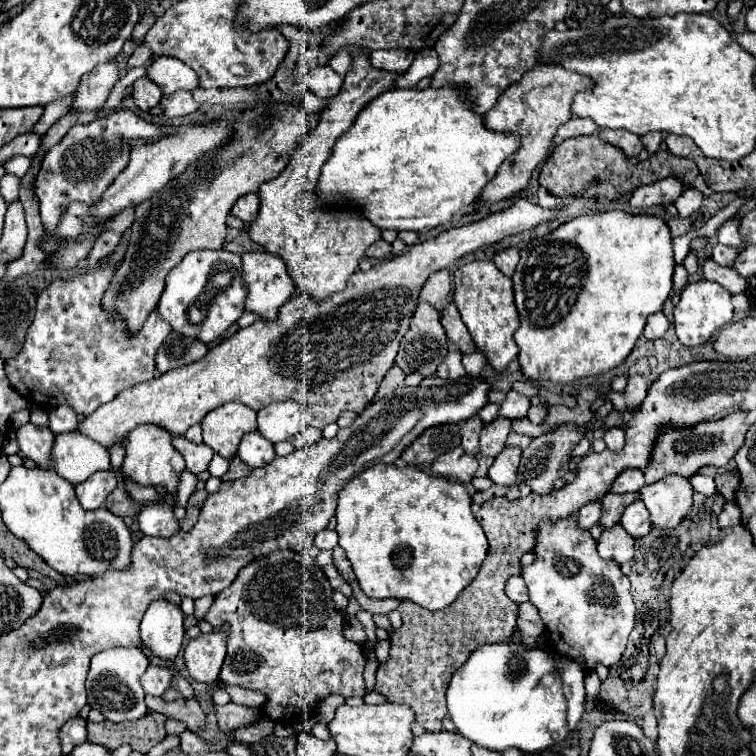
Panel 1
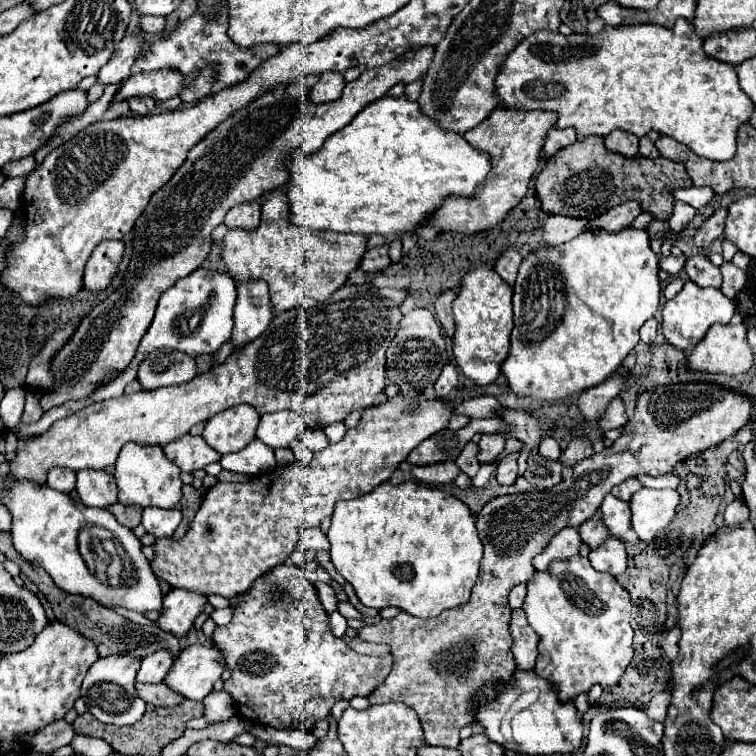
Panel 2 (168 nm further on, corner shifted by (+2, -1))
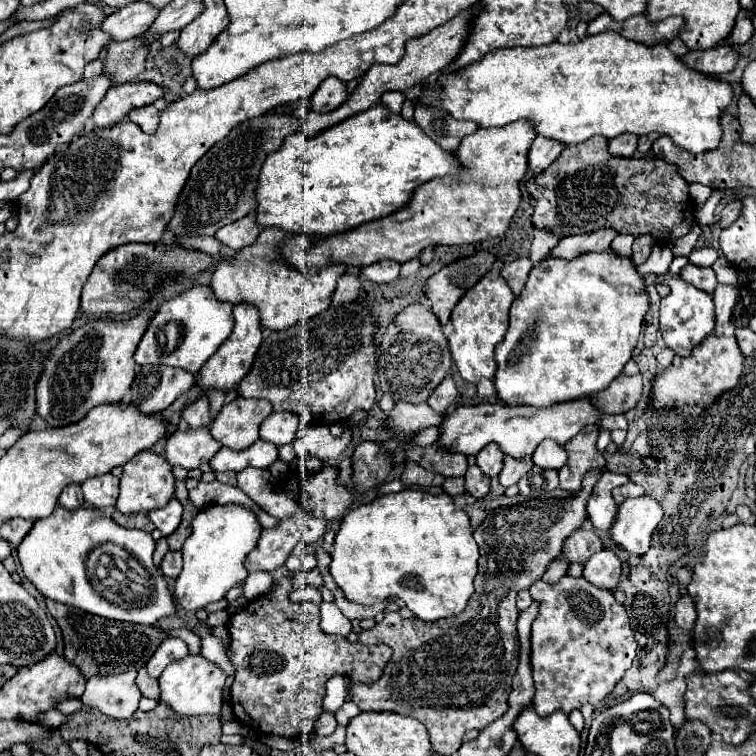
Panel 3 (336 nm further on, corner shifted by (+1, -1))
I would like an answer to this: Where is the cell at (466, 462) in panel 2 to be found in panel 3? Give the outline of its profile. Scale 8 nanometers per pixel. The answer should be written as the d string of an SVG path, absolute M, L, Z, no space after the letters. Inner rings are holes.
M477 465L467 469L467 473L465 473L467 493L471 493L477 499L483 499L489 493L489 487L491 487L491 479L487 475L483 475L483 471L479 471Z

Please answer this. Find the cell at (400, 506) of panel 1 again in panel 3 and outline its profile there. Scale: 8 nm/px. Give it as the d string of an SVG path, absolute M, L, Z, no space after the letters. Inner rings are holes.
M403 489L349 511L335 535L331 559L333 561L329 565L329 571L335 583L343 589L347 601L375 605L385 601L387 597L399 597L419 619L437 621L443 617L459 615L467 607L467 601L473 595L479 547L473 539L467 513L459 509L449 495Z

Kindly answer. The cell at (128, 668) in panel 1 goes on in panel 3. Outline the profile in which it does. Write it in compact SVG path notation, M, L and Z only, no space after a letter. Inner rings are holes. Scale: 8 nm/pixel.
M127 671L109 677L91 677L81 697L85 705L97 707L101 713L115 719L131 719L139 707L141 693L135 685L137 671Z

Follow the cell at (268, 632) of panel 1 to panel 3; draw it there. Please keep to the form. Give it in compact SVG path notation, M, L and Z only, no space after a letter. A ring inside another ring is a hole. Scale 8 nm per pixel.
M279 579L267 595L247 603L247 615L231 615L227 625L231 639L229 661L235 667L235 681L231 685L231 705L235 719L251 729L279 737L303 737L313 731L325 697L327 679L331 679L337 673L345 673L353 683L373 683L381 677L383 667L387 665L393 653L387 645L367 647L359 641L349 643L345 637L327 635L319 627L319 605L293 603L287 597L291 591L291 579Z

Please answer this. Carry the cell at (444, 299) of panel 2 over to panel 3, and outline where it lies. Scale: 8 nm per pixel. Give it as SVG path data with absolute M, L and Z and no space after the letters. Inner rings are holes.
M479 251L471 257L457 259L445 265L441 271L431 275L425 283L425 295L433 303L433 313L441 325L449 323L449 315L457 301L487 275L495 263L495 255L489 251Z

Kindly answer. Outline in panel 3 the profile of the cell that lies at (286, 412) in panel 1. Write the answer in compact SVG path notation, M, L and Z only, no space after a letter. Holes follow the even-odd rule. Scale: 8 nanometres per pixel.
M271 413L259 429L263 441L271 441L277 447L287 445L295 439L299 417L295 413Z

